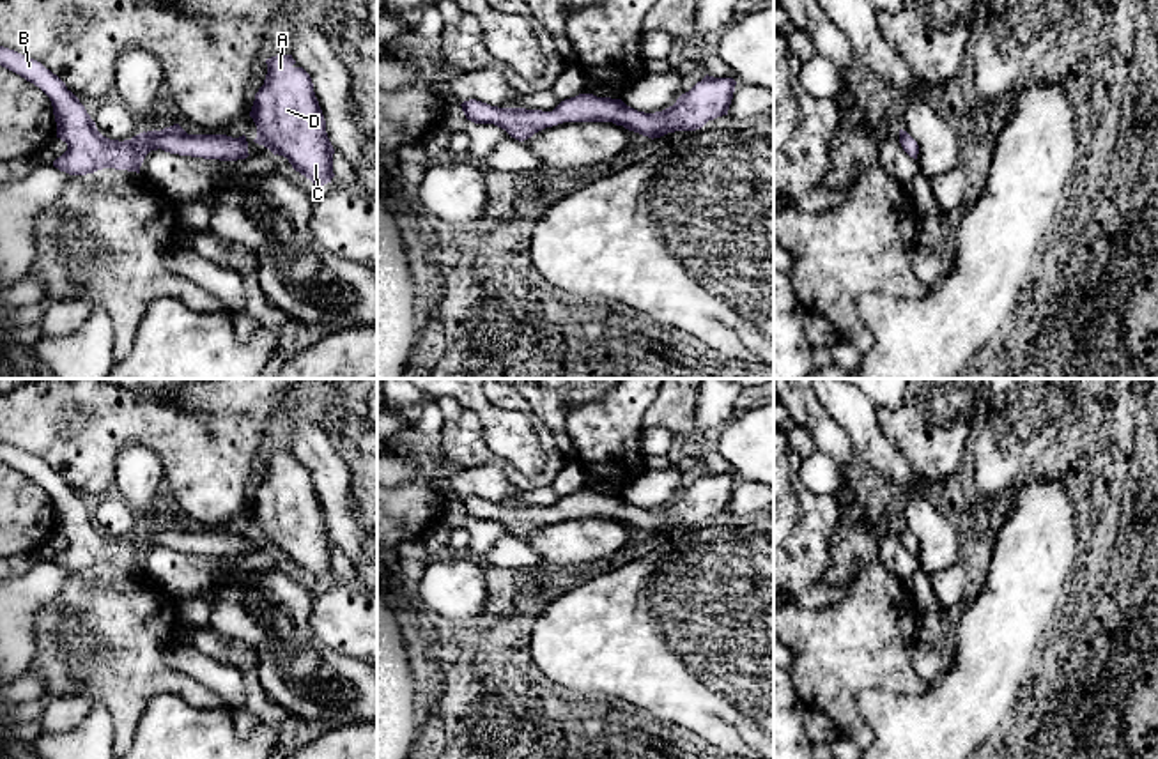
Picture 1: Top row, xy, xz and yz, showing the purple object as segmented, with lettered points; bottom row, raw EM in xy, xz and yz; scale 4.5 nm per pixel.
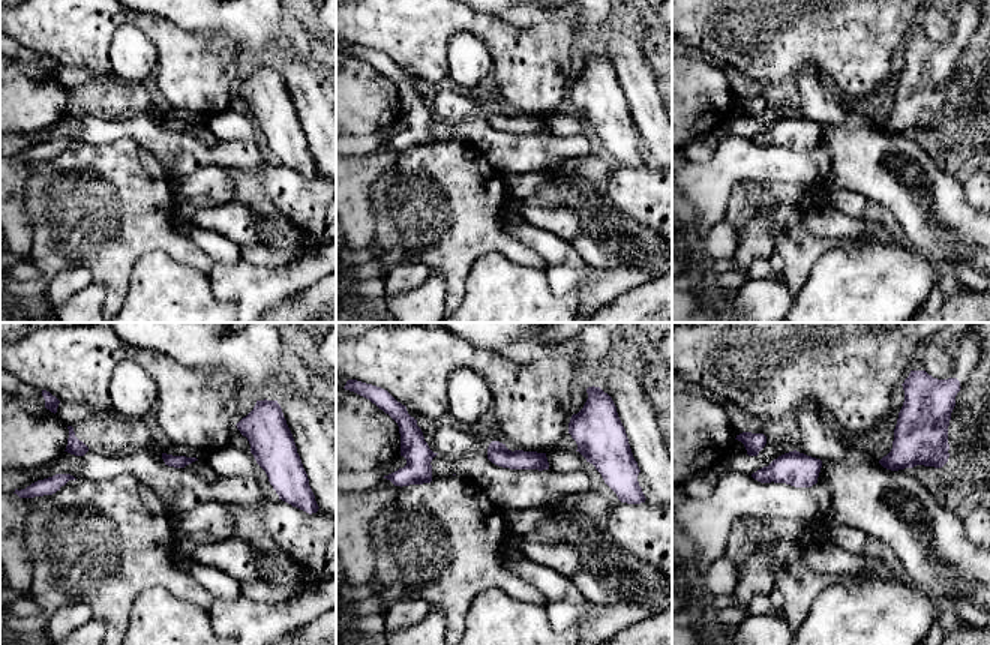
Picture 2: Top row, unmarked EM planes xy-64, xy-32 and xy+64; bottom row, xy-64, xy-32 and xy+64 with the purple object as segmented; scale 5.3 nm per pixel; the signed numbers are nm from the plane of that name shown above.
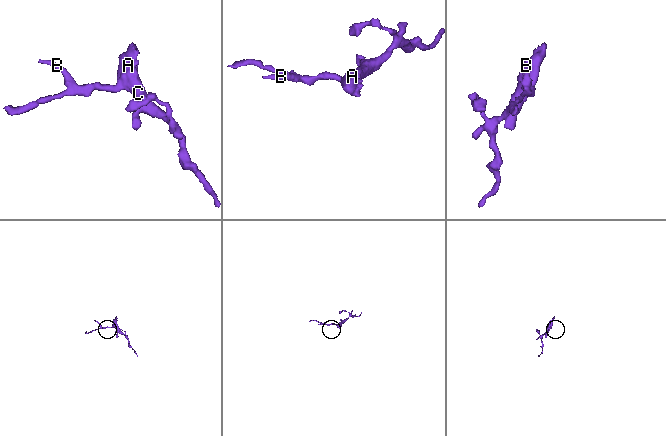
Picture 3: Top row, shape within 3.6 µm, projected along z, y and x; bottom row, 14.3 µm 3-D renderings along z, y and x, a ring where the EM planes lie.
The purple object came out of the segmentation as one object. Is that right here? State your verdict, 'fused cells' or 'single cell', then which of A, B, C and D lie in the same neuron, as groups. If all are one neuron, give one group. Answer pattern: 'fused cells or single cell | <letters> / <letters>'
single cell | A B C D

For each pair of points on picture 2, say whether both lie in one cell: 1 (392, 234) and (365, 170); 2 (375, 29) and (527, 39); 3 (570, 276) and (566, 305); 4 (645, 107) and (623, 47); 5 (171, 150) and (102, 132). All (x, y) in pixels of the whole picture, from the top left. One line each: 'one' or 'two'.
1: two
2: one
3: two
4: one
5: one

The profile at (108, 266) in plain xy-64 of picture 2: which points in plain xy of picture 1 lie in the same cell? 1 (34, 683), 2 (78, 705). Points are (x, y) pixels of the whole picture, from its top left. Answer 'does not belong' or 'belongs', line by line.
1: does not belong
2: does not belong

